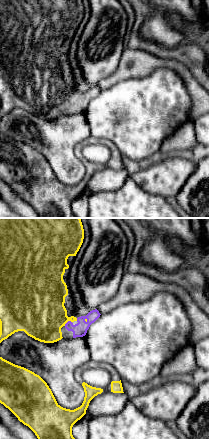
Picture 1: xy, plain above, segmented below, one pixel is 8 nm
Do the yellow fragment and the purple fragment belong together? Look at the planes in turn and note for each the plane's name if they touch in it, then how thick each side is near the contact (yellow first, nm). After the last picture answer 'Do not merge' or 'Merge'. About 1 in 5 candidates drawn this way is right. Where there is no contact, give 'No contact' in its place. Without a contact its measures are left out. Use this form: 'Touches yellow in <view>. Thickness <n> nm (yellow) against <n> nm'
Touches yellow in xy. Thickness 420 nm (yellow) against 110 nm

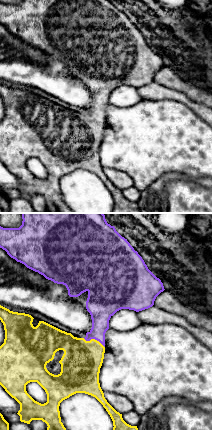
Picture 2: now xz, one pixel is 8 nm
Touches yellow in xz. Thickness 320 nm (yellow) against 200 nm

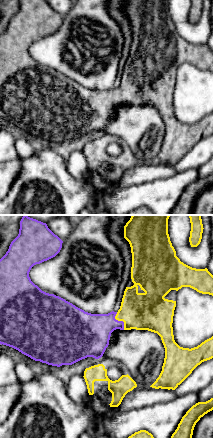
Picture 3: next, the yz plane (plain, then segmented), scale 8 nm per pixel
Touches yellow in yz. Thickness 300 nm (yellow) against 300 nm

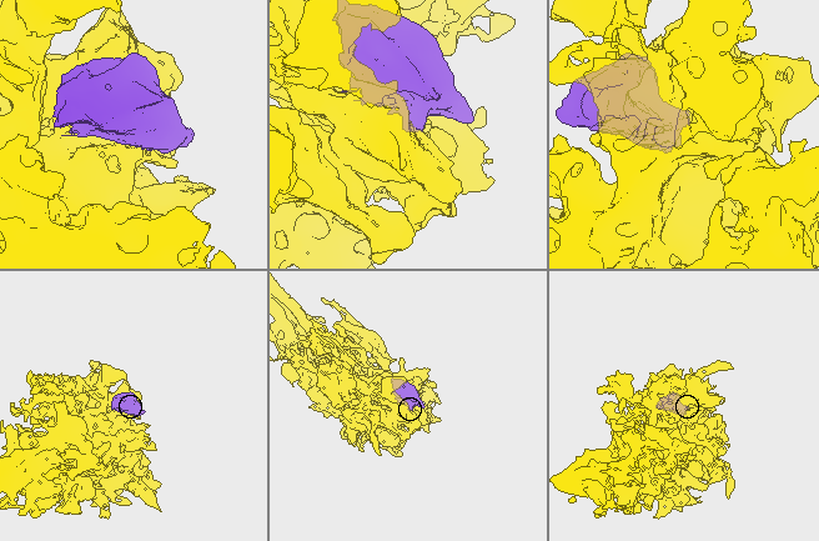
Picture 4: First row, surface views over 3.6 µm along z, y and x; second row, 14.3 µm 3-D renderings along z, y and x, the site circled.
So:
Merge

